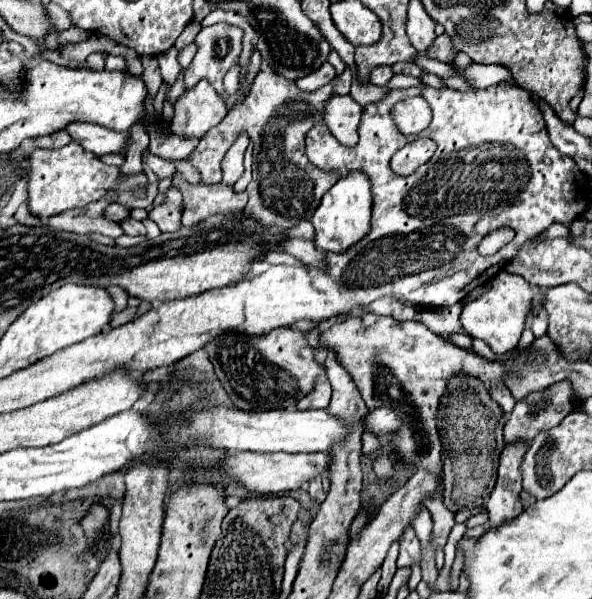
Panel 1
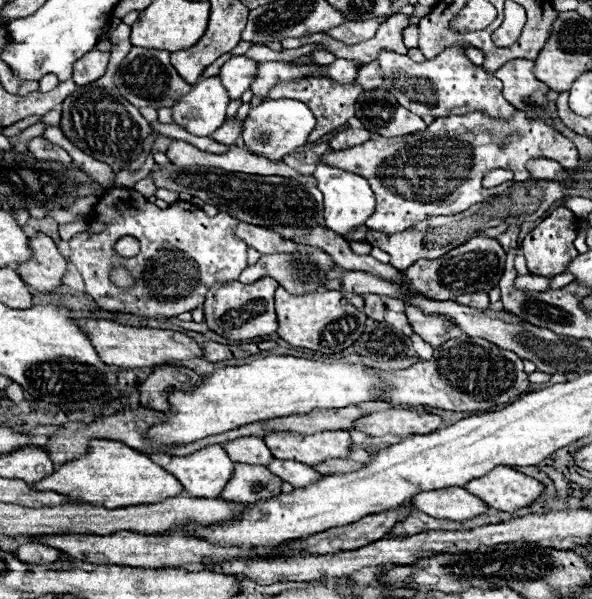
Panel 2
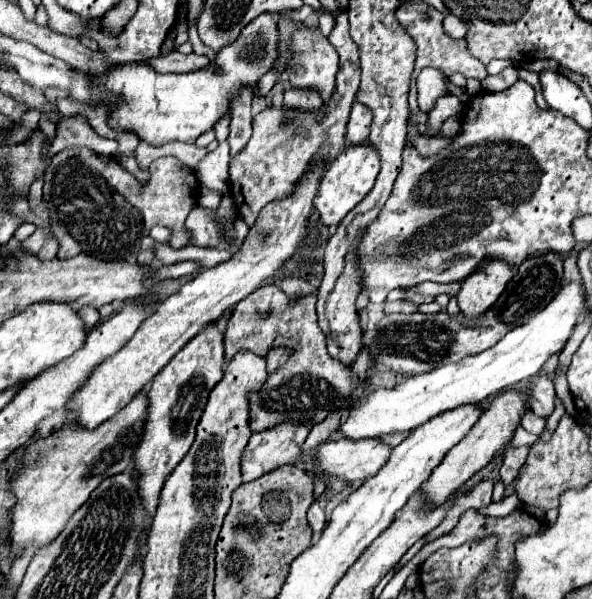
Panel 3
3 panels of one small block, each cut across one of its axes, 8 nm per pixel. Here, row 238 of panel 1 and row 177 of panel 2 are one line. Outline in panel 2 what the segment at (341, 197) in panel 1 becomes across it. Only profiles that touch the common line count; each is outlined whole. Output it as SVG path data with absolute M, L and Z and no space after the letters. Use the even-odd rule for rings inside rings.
M316 164L314 178L318 180L318 188L324 194L324 224L334 230L336 234L344 236L352 232L354 228L366 224L366 218L372 216L376 202L374 202L374 192L370 190L368 180L362 176L356 176L352 172L344 172L340 168L330 168L326 164Z

